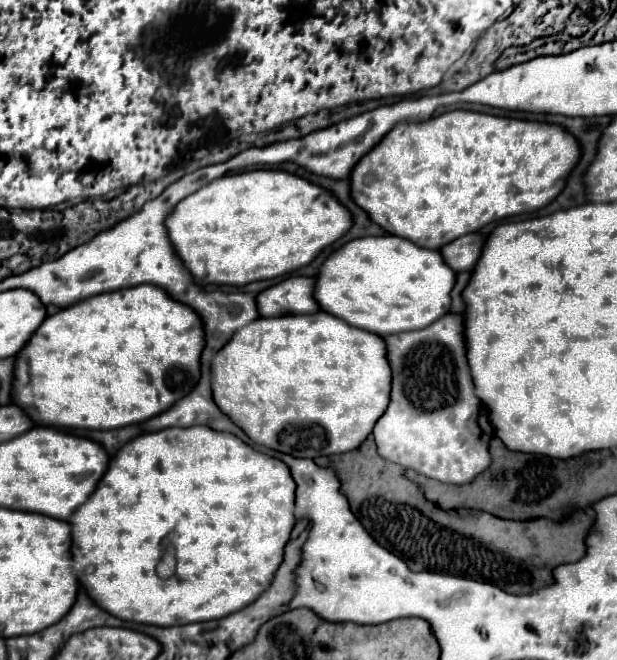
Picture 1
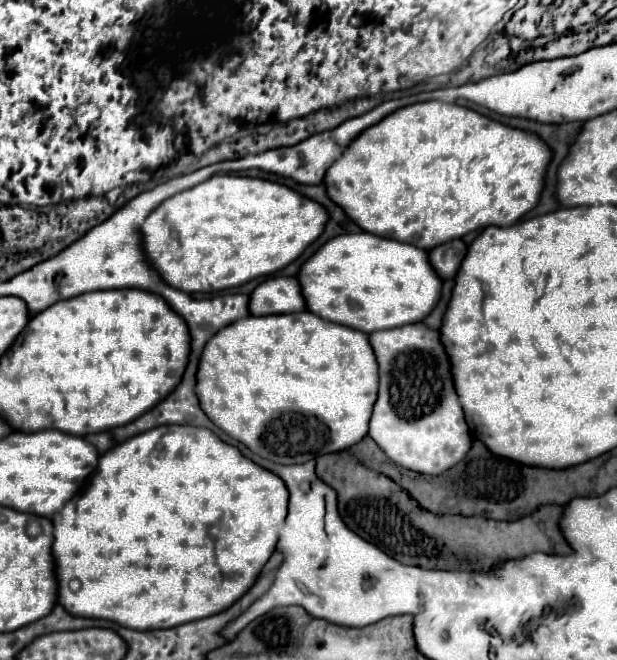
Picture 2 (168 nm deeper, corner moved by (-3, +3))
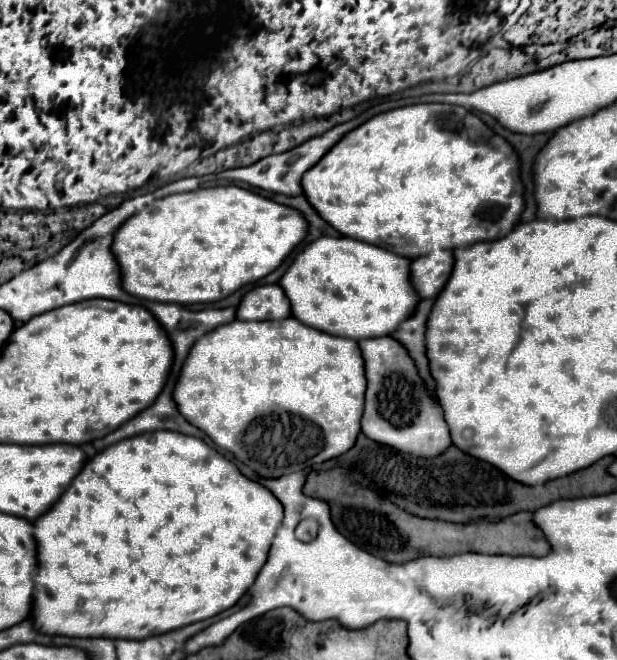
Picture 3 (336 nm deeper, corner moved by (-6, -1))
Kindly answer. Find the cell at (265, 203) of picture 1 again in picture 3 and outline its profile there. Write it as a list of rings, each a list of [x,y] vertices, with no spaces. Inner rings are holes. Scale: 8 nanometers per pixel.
[[[216,186],[186,194],[170,194],[144,206],[116,230],[112,254],[120,266],[120,284],[128,294],[142,300],[182,306],[210,304],[276,270],[292,248],[302,242],[306,230],[308,224],[298,210],[238,186]]]

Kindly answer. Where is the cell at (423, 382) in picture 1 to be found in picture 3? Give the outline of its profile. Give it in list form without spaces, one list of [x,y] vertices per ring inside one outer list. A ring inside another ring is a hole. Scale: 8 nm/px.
[[[394,338],[358,340],[366,368],[366,404],[362,416],[362,432],[376,442],[394,446],[416,456],[436,456],[452,446],[442,408],[430,398],[420,382],[414,360]]]

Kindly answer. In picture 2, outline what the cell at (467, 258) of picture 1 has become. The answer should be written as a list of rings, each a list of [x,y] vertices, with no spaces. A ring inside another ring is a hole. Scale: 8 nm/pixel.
[[[457,238],[457,240],[445,242],[445,244],[437,246],[437,248],[433,248],[429,252],[429,260],[431,260],[435,272],[443,280],[447,280],[447,278],[453,278],[457,274],[465,254],[467,254],[467,244]]]

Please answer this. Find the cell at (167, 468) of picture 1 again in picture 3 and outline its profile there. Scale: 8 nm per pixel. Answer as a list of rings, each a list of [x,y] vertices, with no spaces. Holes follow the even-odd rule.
[[[156,430],[120,440],[108,446],[106,450],[98,452],[92,460],[88,460],[80,476],[76,476],[76,480],[72,480],[72,484],[64,490],[64,496],[60,496],[60,500],[56,500],[56,504],[44,516],[34,520],[38,570],[34,576],[34,594],[32,594],[34,600],[30,618],[36,624],[36,628],[40,628],[40,632],[48,636],[68,636],[68,638],[92,638],[92,636],[144,638],[152,634],[164,634],[168,630],[200,622],[204,618],[212,618],[232,608],[254,584],[256,574],[260,572],[260,568],[268,558],[268,550],[280,522],[282,522],[282,506],[270,494],[270,490],[266,492],[266,488],[260,486],[258,482],[244,478],[232,462],[228,462],[218,452],[208,448],[200,438],[170,430]]]

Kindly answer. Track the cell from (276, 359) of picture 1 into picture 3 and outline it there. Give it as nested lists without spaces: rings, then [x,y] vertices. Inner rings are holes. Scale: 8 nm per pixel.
[[[292,316],[284,318],[284,320],[264,320],[264,322],[234,320],[230,324],[216,328],[216,332],[208,332],[208,336],[200,336],[200,340],[196,340],[196,344],[192,346],[192,352],[188,352],[188,360],[184,360],[184,368],[180,370],[180,376],[176,380],[174,402],[178,406],[178,412],[182,412],[182,416],[192,426],[206,432],[216,446],[232,452],[242,464],[252,468],[258,476],[280,478],[284,474],[308,470],[312,464],[322,464],[330,458],[336,458],[354,446],[356,436],[360,432],[360,416],[364,412],[364,360],[360,360],[360,348],[356,348],[354,340],[338,338],[338,336],[330,336],[326,332],[314,330],[310,326],[300,324]]]

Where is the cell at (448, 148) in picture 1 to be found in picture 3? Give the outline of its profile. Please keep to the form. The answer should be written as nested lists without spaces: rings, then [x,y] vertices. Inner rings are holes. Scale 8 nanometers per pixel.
[[[414,104],[404,108],[394,108],[382,114],[372,116],[358,128],[350,130],[346,136],[342,136],[328,152],[322,156],[322,160],[312,166],[300,180],[306,200],[312,204],[312,208],[320,214],[322,220],[326,220],[334,230],[338,230],[344,236],[370,242],[374,246],[384,246],[388,252],[394,252],[398,256],[404,256],[408,260],[414,260],[416,256],[426,256],[432,250],[454,250],[460,246],[472,246],[476,242],[490,242],[504,238],[516,224],[524,210],[524,198],[522,198],[522,182],[518,172],[518,156],[514,148],[500,136],[496,136],[478,116],[470,114],[462,106],[450,106],[450,104]]]

